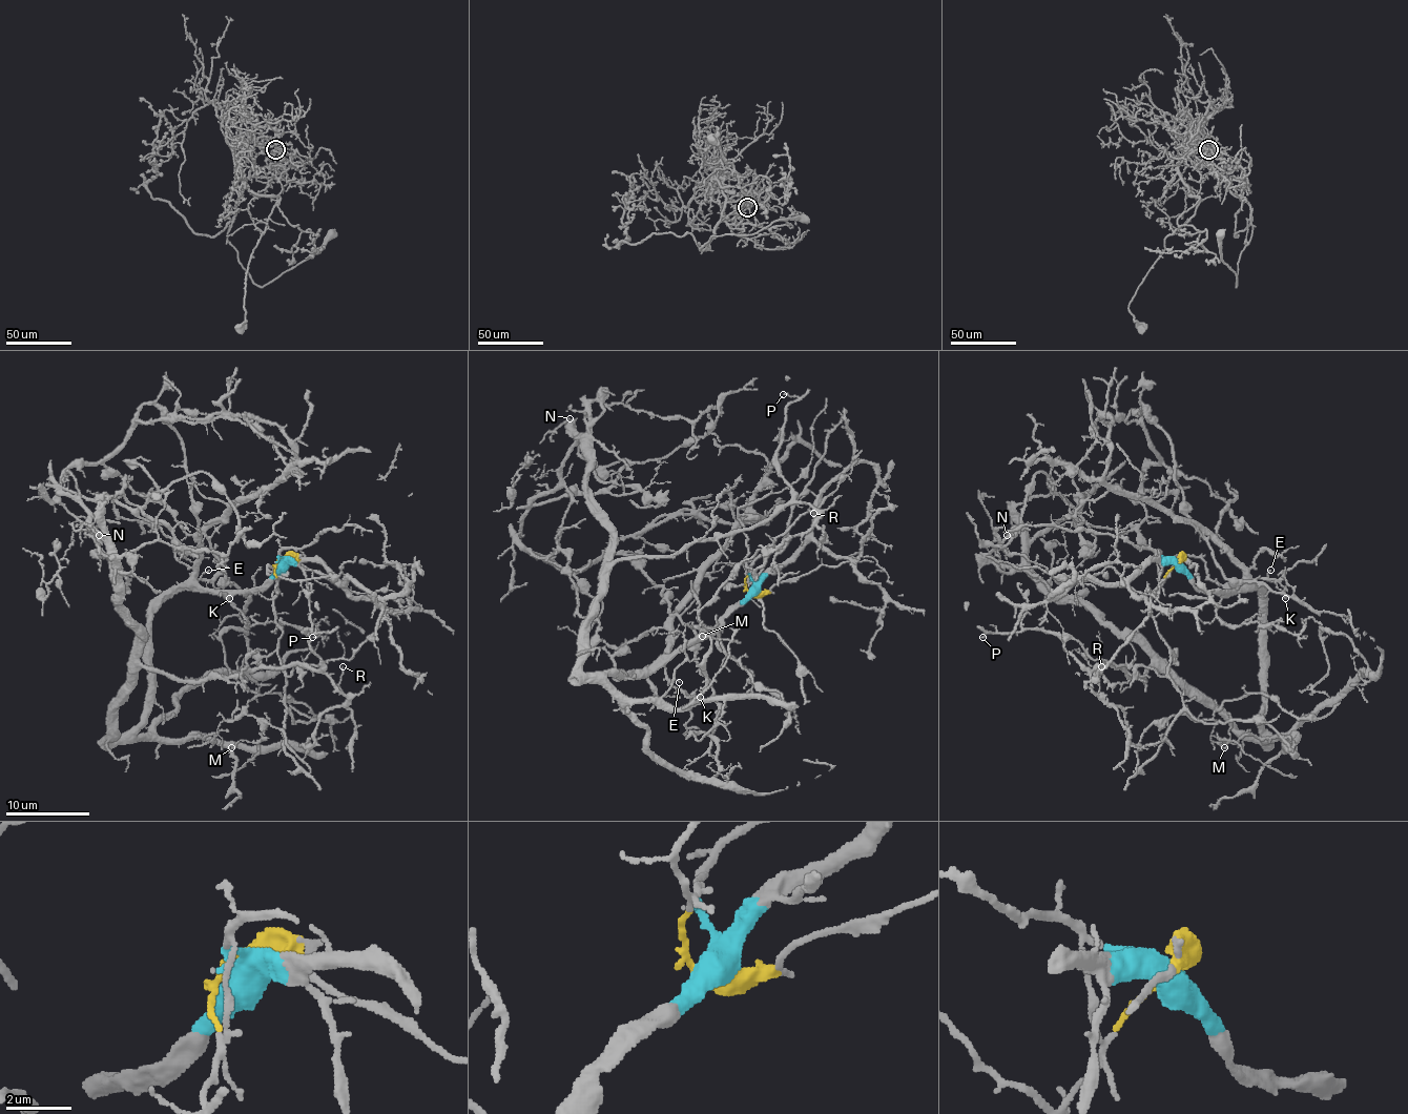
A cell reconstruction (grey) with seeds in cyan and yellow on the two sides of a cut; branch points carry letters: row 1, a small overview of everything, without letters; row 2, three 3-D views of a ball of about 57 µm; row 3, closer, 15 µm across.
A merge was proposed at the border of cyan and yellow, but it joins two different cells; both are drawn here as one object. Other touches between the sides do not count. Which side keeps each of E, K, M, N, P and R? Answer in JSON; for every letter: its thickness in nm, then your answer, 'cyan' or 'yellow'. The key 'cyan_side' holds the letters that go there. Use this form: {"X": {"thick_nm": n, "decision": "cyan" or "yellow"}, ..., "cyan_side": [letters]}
{"E": {"thick_nm": 100, "decision": "cyan"}, "K": {"thick_nm": 140, "decision": "cyan"}, "M": {"thick_nm": 120, "decision": "cyan"}, "N": {"thick_nm": 130, "decision": "cyan"}, "P": {"thick_nm": 130, "decision": "cyan"}, "R": {"thick_nm": 130, "decision": "cyan"}, "cyan_side": ["E", "K", "M", "N", "P", "R"]}

